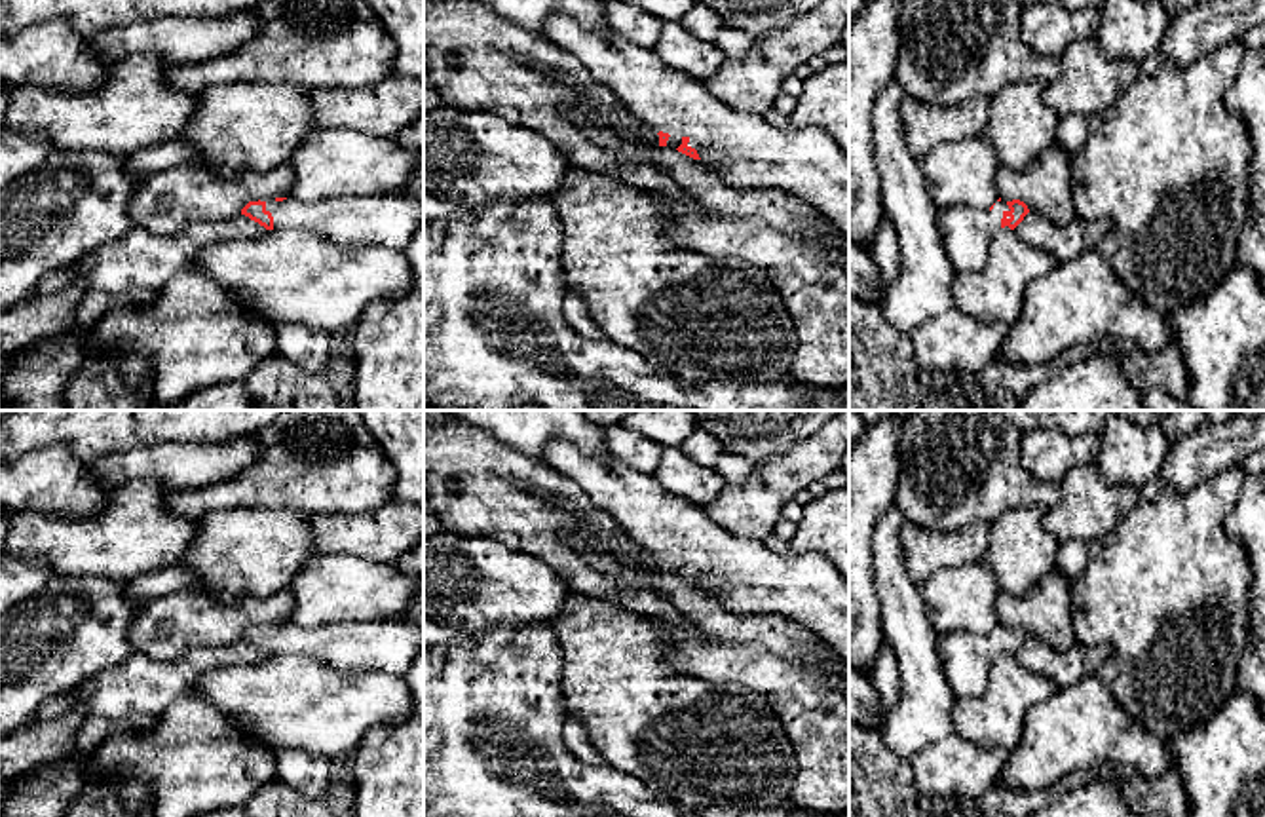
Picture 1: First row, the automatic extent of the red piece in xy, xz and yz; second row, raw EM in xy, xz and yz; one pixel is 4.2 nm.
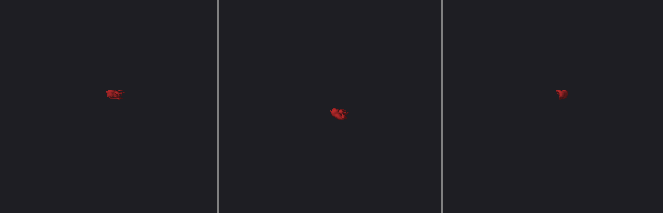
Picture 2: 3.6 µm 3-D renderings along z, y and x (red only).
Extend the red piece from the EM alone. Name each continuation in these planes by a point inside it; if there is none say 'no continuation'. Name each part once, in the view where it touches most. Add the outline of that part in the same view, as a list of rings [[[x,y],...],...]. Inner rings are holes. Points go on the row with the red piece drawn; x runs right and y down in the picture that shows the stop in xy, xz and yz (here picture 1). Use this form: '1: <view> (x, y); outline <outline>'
1: yz (965, 230); outline [[[1005,200],[997,201],[991,211],[971,205],[952,205],[938,211],[942,245],[957,272],[980,272],[986,266],[991,236],[997,230],[1010,230],[1009,226],[1001,226],[1005,211],[1010,211]]]

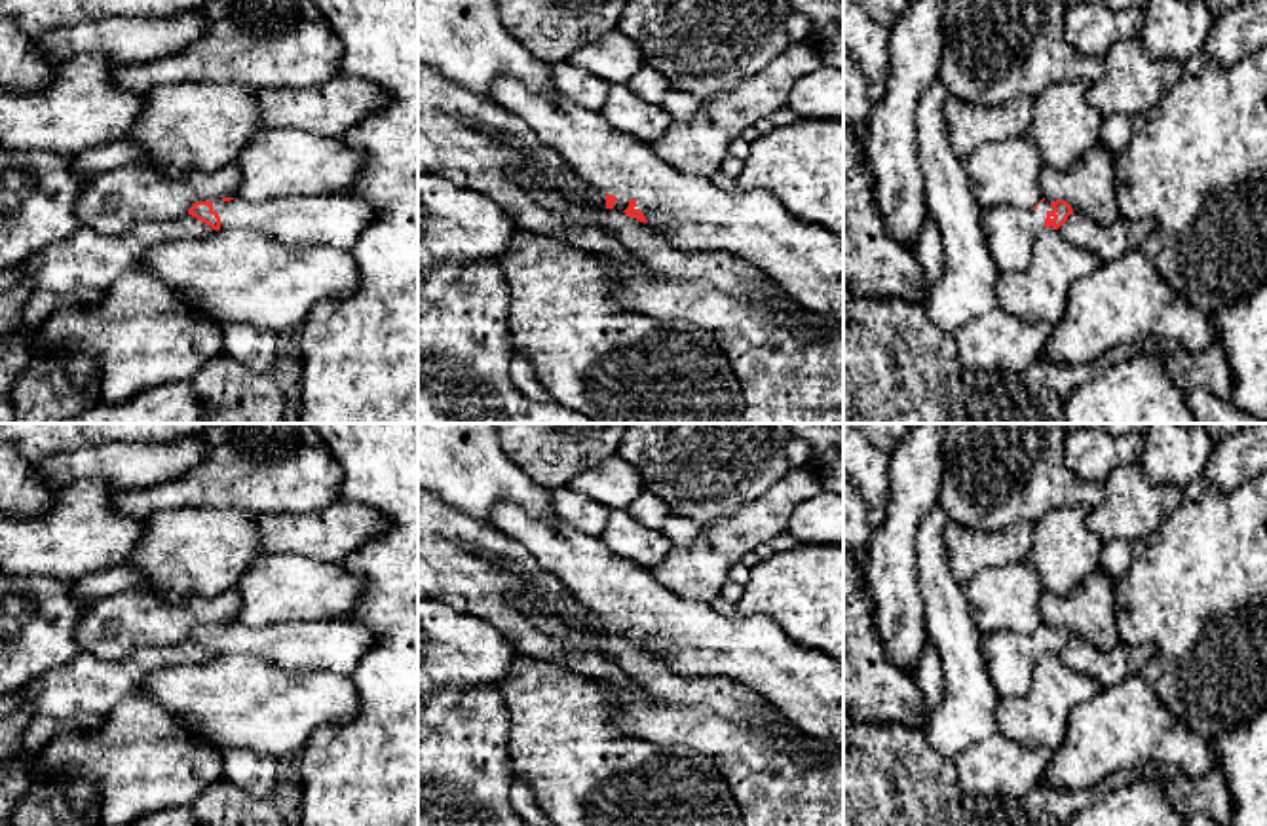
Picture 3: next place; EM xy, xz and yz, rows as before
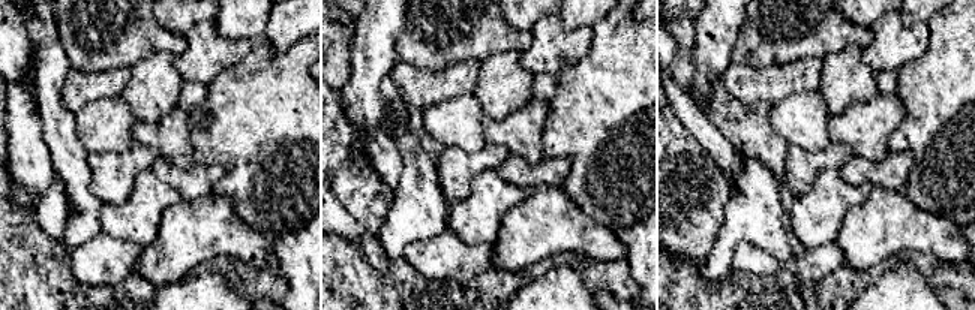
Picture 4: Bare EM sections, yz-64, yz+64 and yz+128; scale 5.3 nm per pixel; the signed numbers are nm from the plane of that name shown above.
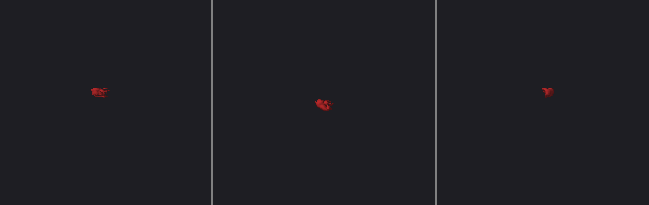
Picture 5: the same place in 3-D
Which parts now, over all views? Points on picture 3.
1: yz (1009, 230); outline [[[1049,199],[1041,201],[1035,211],[1014,205],[995,205],[982,211],[986,245],[1001,272],[1024,272],[1030,266],[1035,235],[1041,230],[1054,230],[1052,226],[1045,226],[1049,211],[1054,211]]]

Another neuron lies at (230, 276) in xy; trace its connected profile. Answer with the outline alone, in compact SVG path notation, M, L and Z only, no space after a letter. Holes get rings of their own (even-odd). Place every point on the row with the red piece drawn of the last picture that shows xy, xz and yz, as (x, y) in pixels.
M224 228L205 237L161 241L148 251L139 270L167 285L209 321L243 323L275 334L302 327L319 300L344 300L359 285L357 262L350 251L293 249L264 232L247 228Z

